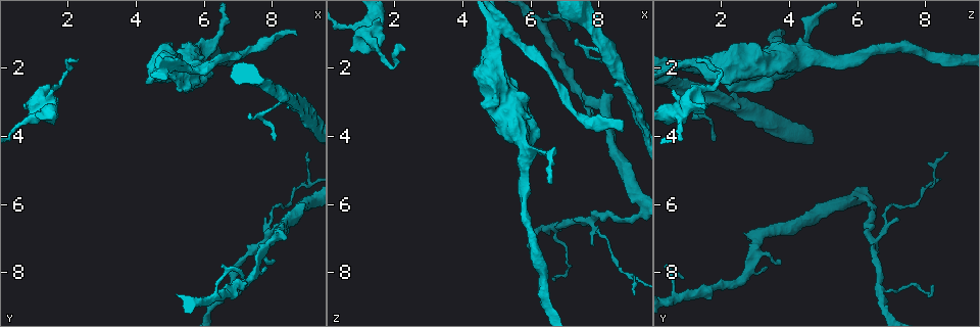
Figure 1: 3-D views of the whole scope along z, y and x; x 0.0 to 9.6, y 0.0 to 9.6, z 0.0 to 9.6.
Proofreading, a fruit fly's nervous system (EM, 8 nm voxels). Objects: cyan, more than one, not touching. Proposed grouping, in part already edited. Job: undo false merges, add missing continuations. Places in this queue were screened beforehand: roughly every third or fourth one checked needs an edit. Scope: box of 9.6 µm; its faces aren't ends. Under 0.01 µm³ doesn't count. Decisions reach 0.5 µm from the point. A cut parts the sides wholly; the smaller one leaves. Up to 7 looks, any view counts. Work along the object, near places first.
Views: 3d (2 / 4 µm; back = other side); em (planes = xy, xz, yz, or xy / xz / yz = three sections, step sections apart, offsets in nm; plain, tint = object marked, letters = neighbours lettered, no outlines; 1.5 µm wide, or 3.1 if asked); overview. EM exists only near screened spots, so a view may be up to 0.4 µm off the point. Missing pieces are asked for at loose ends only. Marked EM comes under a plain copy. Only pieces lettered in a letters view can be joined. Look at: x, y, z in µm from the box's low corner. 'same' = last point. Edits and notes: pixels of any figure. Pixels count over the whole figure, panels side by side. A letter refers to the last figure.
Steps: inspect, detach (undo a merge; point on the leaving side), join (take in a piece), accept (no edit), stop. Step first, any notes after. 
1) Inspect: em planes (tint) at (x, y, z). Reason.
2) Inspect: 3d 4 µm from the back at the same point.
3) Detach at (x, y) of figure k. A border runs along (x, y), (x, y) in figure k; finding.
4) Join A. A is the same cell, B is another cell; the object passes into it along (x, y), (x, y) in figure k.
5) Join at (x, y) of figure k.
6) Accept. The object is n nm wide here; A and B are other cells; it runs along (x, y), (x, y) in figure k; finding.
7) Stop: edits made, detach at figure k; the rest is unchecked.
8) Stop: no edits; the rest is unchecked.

Inspect: em yz step 4 (letters) at (0.75, 3.10, 1.60). Thick end.

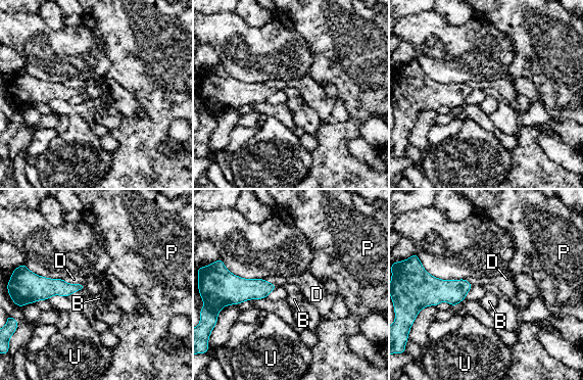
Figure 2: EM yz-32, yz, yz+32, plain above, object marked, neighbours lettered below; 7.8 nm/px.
Inspect: em planes (letters) at the same point. Another direction.

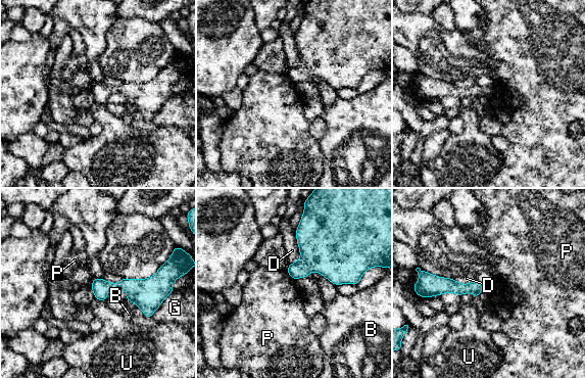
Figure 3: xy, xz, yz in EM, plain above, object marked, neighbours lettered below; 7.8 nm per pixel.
Accept. The longest contact is with D, 260 nm; B, D, G, P and U are other cells; a border runs along (286, 271), (294, 280) in figure 3; no lettered piece goes on from it.

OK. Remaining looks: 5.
Inspect: em xy step 4 (letters) at (5.00, 1.95, 1.00). Looks like a crossing.

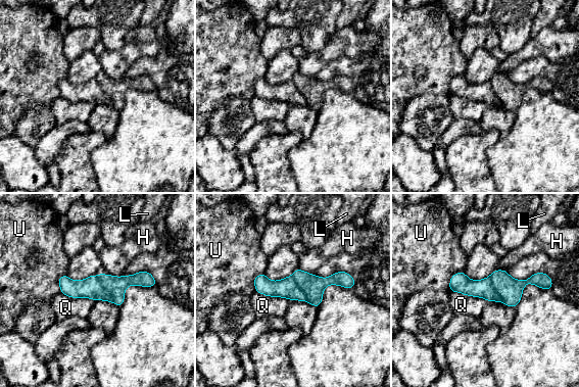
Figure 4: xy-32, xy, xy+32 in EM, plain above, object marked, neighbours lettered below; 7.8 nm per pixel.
Detach at (312, 286) of figure 4. H, L, Q and U are other cells; a border runs along (292, 275), (306, 300) in figure 4; two neurons meet here.

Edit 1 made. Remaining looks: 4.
Stop: edits made, detach at figure 4; the rest is unchecked.

